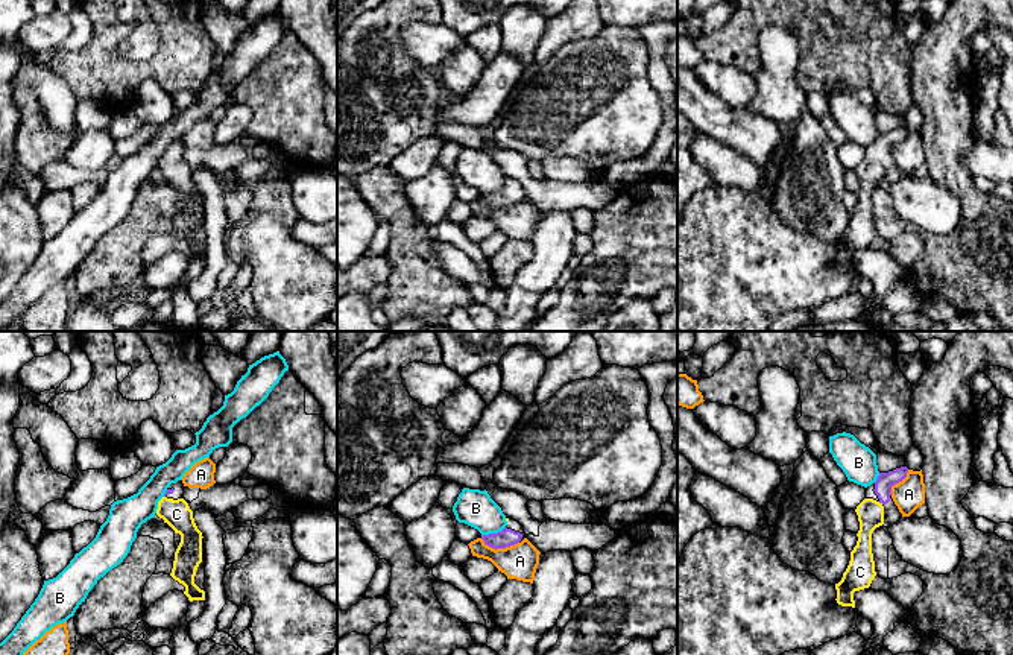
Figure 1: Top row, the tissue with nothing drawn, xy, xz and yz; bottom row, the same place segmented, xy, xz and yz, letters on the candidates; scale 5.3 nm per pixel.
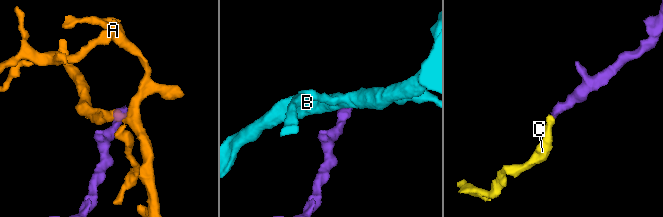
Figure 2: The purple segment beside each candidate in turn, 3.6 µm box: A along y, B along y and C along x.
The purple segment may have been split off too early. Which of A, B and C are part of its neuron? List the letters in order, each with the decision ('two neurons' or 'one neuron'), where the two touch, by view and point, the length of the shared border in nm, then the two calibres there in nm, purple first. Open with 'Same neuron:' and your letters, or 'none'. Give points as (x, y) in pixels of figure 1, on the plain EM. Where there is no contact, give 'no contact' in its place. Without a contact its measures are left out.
Same neuron: C
A: two neurons; meets purple in xz at (500, 207); contact 200 nm long; 90 nm thick on the purple side, 190 nm on the other
B: two neurons; meets purple in xz at (492, 193); contact 140 nm long; 90 nm thick on the purple side, 200 nm on the other
C: one neuron; meets purple in yz at (881, 161); contact 30 nm long; 100 nm thick on the purple side, 140 nm on the other

